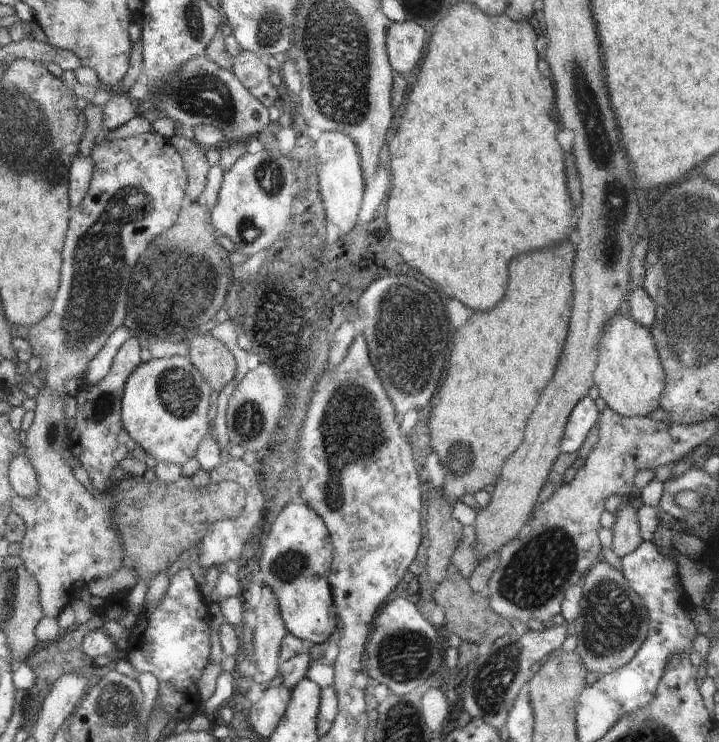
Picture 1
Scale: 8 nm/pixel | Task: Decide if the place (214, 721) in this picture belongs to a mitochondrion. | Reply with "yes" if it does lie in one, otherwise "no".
no

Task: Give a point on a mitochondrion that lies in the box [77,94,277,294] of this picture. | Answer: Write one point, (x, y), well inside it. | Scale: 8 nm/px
(247, 233)

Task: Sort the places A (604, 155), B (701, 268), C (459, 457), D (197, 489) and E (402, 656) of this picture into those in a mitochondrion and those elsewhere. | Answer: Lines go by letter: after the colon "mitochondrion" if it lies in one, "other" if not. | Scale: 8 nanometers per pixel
A: mitochondrion
B: mitochondrion
C: mitochondrion
D: other
E: mitochondrion

